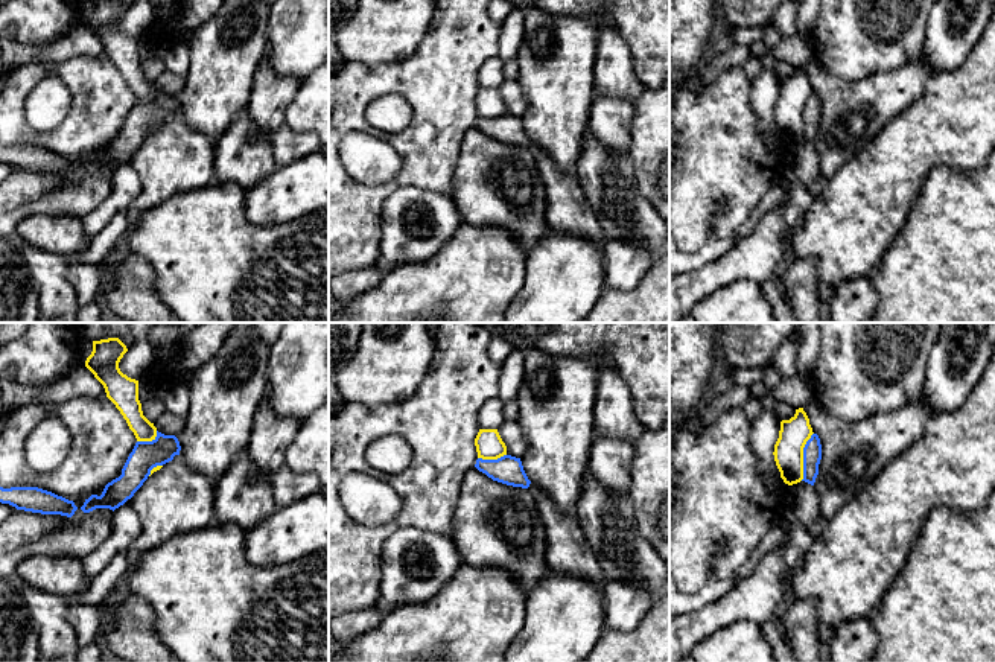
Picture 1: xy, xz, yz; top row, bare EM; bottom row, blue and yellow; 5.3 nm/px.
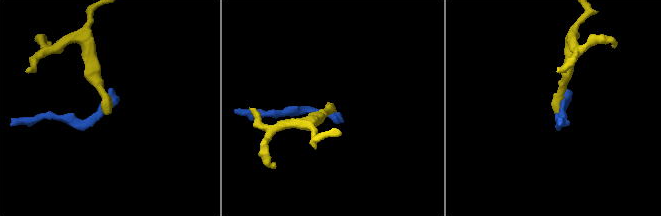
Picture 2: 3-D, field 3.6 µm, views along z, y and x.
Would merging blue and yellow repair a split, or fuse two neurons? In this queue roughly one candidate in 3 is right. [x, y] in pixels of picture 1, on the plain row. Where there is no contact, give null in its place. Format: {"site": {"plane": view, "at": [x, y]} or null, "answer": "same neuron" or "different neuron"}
{"site": {"plane": "yz", "at": [804, 116]}, "answer": "different neuron"}

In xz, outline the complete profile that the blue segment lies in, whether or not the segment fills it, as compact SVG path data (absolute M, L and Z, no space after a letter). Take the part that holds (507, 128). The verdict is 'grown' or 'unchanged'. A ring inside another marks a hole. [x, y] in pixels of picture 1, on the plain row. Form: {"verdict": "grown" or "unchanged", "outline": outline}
{"verdict": "unchanged", "outline": "M504 114L498 119L478 117L475 126L493 140L507 145L528 148L531 143L523 129L520 117L511 114Z"}

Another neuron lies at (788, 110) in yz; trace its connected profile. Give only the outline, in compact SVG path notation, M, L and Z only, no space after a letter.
M803 67L796 68L790 79L780 81L773 114L785 143L793 145L803 138L803 107L812 93Z

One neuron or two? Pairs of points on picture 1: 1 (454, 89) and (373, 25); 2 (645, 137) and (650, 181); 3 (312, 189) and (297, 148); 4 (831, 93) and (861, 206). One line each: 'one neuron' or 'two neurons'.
1: two neurons
2: one neuron
3: two neurons
4: two neurons

